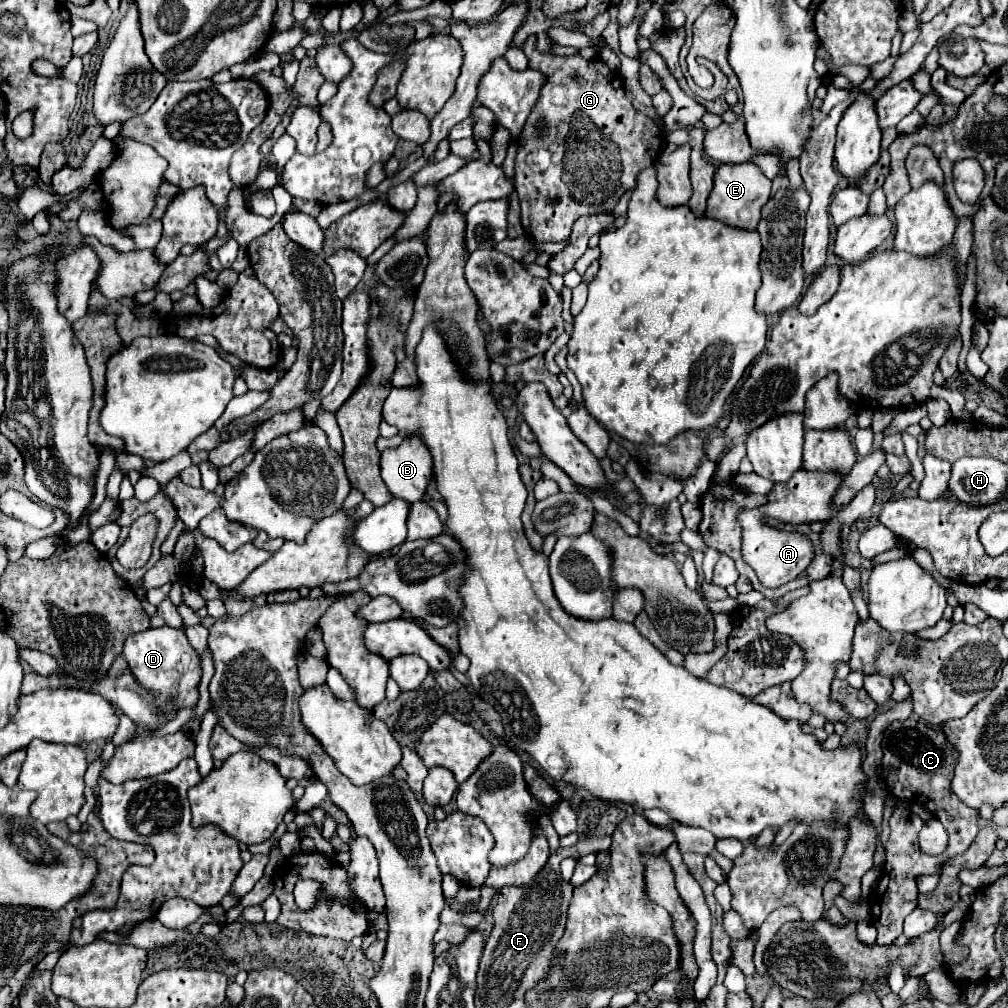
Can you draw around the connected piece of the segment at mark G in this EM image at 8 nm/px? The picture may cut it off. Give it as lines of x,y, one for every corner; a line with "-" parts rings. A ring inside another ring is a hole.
531,34
521,46
511,44
525,52
529,68
543,72
547,84
539,96
539,104
531,110
527,124
523,126
523,136
519,140
517,158
515,158
515,188
521,200
521,224
533,240
543,242
565,242
571,234
571,226
579,216
595,212
611,212
619,198
635,186
637,174
643,168
653,166
661,150
661,132
657,124
635,110
633,104
625,98
623,78
619,70
607,68
599,58
585,60
583,56
555,56
549,52
537,50
537,36
-
537,122
545,124
545,130
537,132
-
547,194
557,194
557,202
547,202

